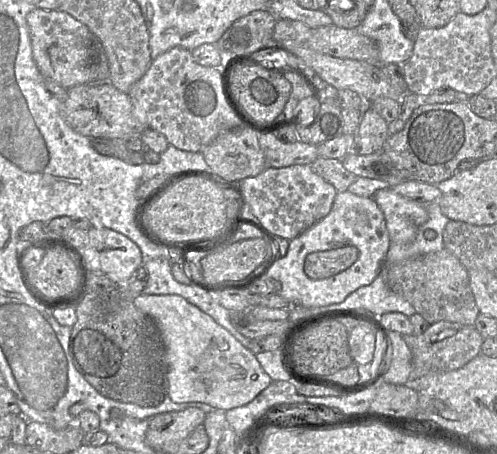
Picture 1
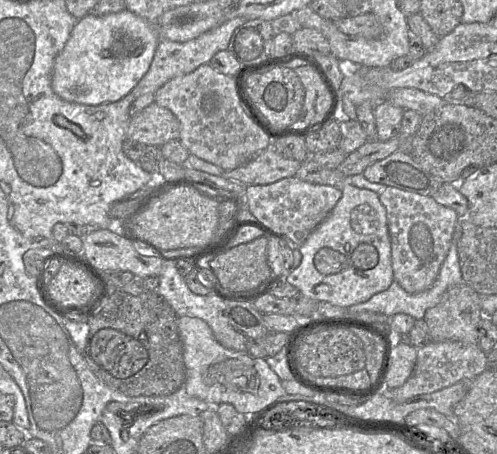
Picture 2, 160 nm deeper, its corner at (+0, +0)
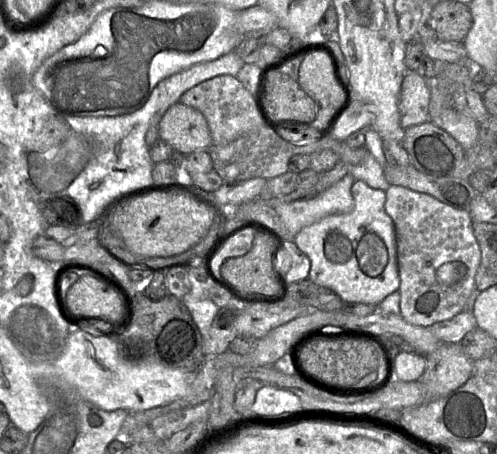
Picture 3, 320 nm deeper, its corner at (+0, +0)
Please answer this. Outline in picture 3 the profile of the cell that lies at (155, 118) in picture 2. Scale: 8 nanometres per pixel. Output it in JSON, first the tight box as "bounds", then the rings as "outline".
{"bounds":[158,102,213,155],"outline":[[[180,102],[173,104],[162,116],[158,137],[184,155],[197,150],[209,150],[213,145],[204,115]]]}

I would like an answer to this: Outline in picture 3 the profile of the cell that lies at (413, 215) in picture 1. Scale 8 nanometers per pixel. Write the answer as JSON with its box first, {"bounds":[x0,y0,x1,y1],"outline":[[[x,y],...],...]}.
{"bounds":[385,185,481,327],"outline":[[[391,185],[385,192],[385,210],[393,221],[396,237],[400,316],[412,325],[429,327],[465,311],[475,292],[475,276],[481,262],[481,250],[473,232],[469,212],[402,186]]]}

